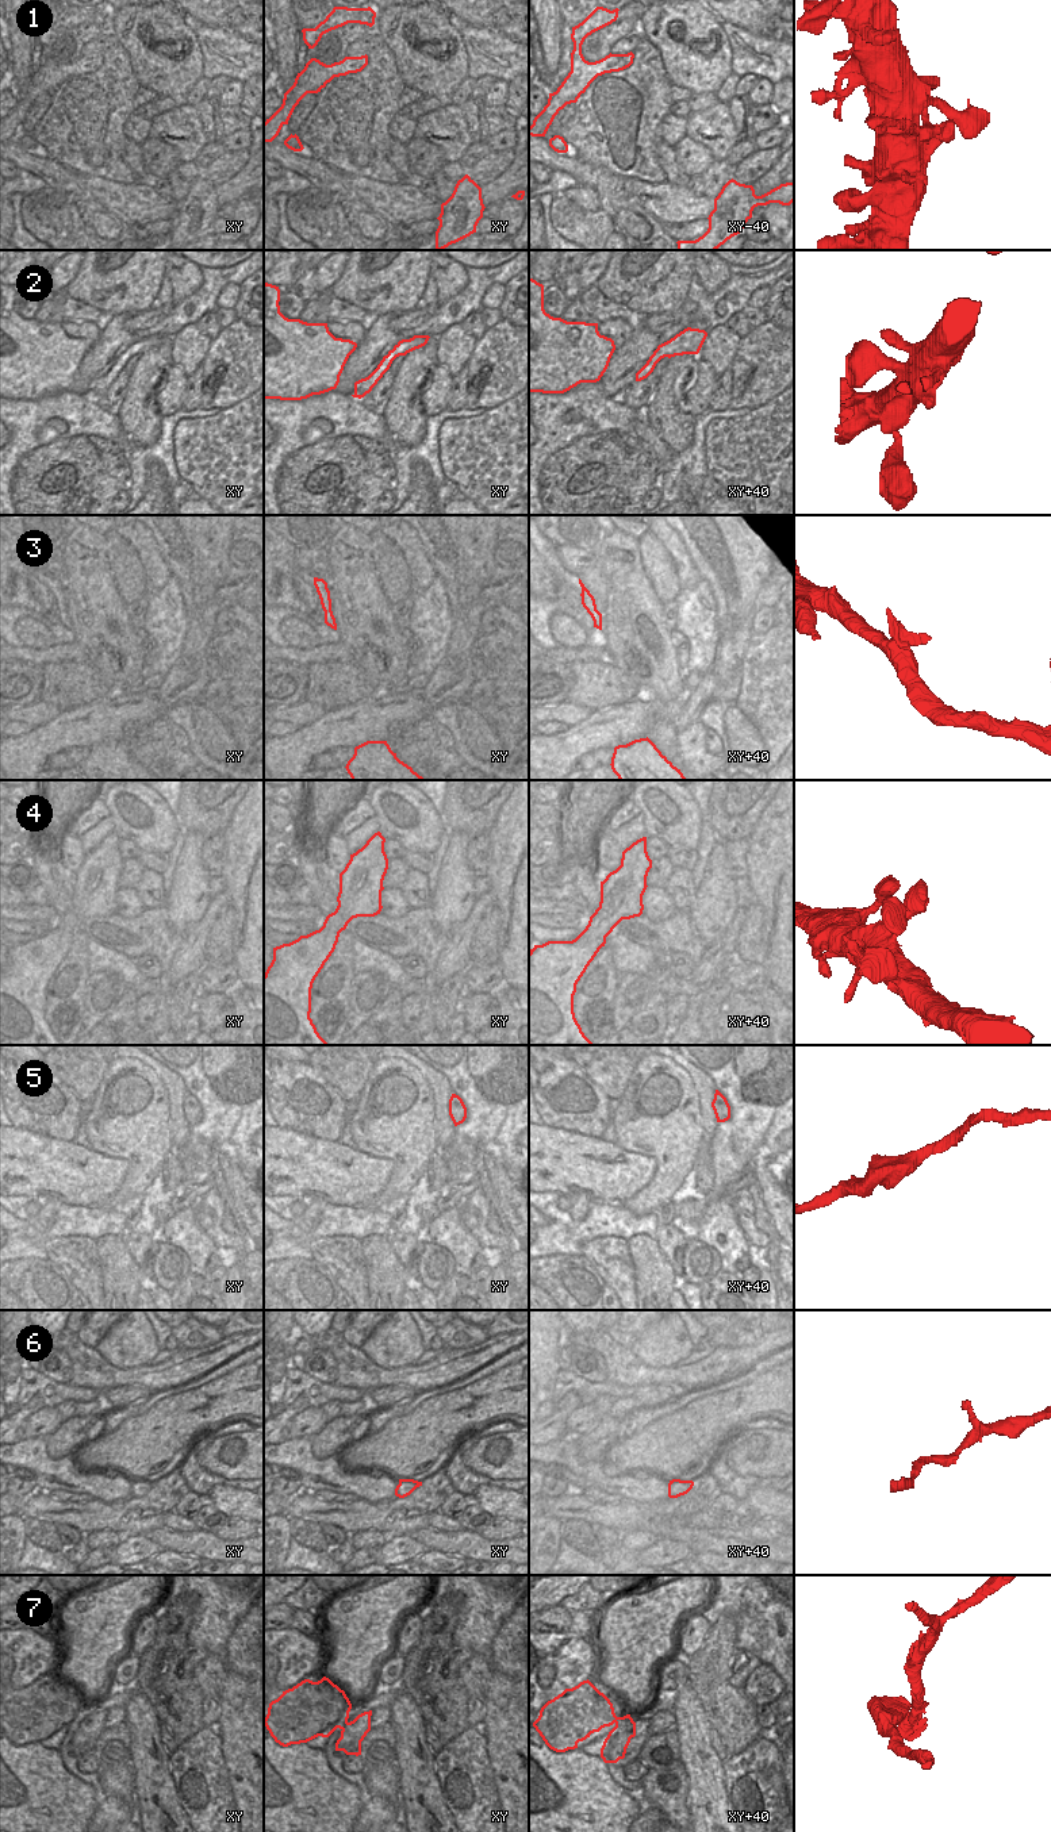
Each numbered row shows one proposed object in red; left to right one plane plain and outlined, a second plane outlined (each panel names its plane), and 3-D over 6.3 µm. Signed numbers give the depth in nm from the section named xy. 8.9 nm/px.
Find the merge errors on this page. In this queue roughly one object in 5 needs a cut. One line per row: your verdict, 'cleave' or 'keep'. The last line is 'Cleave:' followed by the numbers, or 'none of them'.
1: keep
2: keep
3: keep
4: keep
5: keep
6: keep
7: cleave
Cleave: 7

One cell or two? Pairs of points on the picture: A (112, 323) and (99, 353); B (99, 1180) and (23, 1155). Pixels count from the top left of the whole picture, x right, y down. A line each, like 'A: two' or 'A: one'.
A: one
B: one

